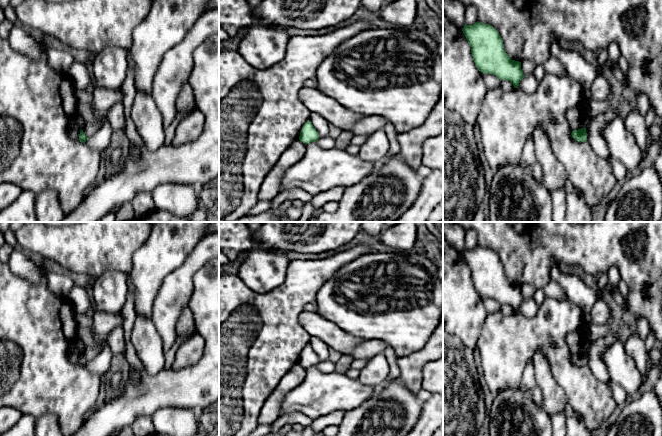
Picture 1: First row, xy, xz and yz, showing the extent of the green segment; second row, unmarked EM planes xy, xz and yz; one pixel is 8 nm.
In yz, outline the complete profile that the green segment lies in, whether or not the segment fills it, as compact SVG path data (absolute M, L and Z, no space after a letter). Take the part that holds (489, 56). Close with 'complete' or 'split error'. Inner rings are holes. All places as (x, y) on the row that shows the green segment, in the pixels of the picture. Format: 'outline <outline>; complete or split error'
outline M479 21L462 29L470 47L473 61L481 73L493 74L500 80L510 81L518 88L524 78L521 62L512 60L504 50L499 32Z; complete

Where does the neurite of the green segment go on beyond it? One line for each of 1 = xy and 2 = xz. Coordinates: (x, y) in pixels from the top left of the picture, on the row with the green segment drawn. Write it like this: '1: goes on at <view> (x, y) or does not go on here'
1: does not go on here
2: does not go on here

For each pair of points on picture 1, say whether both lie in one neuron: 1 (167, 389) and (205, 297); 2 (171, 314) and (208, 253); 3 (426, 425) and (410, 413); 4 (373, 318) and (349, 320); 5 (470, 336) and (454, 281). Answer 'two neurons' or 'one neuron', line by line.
1: one neuron
2: one neuron
3: two neurons
4: one neuron
5: one neuron

